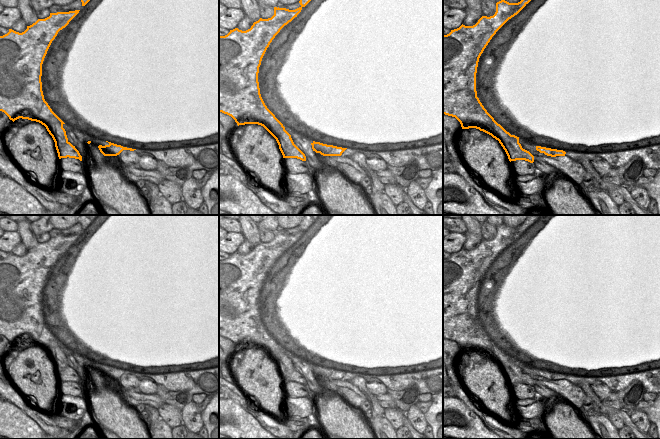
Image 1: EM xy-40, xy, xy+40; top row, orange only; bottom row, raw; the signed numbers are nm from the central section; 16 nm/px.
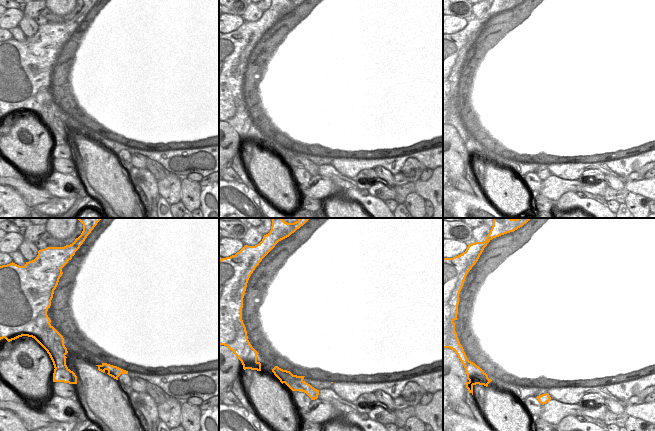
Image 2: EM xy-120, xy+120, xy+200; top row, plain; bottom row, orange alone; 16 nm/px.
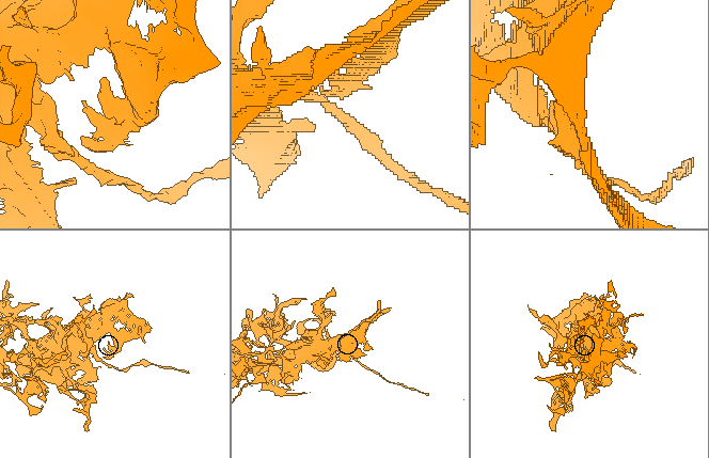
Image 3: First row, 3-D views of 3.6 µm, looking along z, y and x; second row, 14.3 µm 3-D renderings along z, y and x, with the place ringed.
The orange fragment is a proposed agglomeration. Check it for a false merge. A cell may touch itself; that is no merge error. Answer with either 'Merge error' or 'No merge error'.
Merge error.

